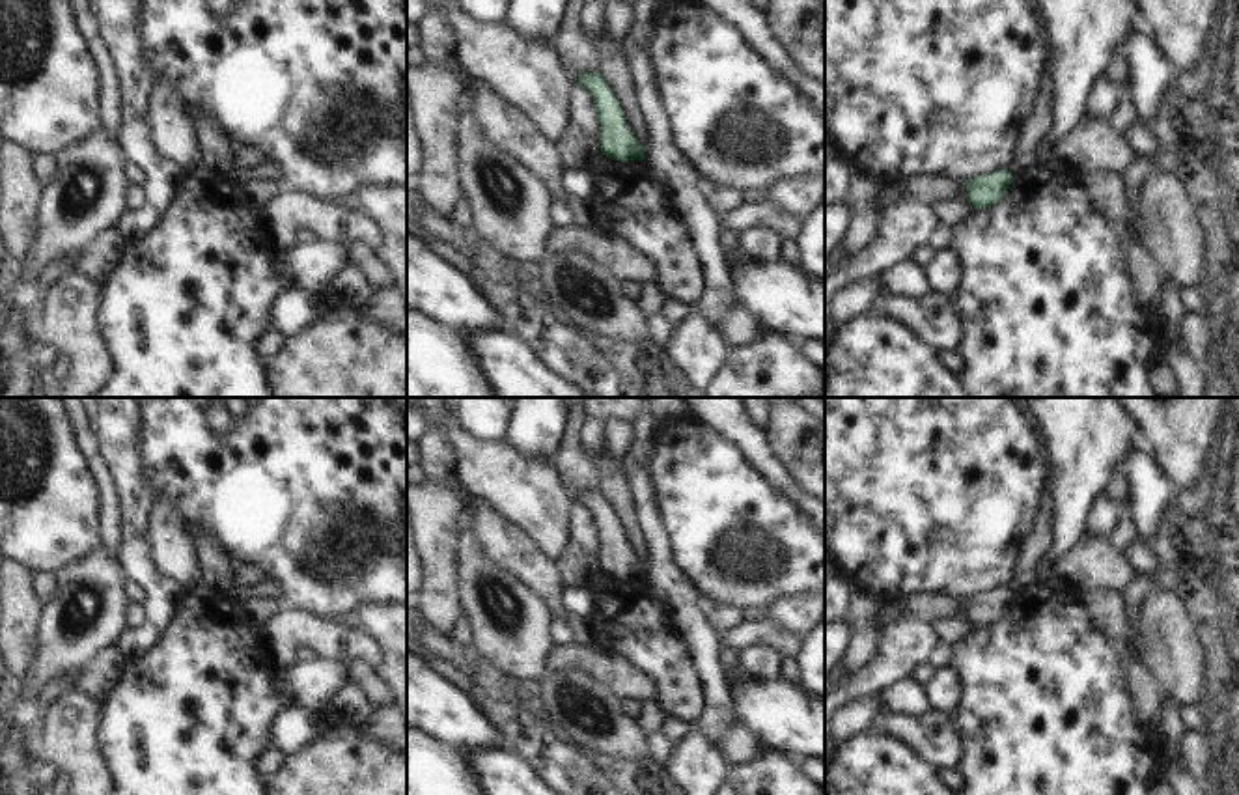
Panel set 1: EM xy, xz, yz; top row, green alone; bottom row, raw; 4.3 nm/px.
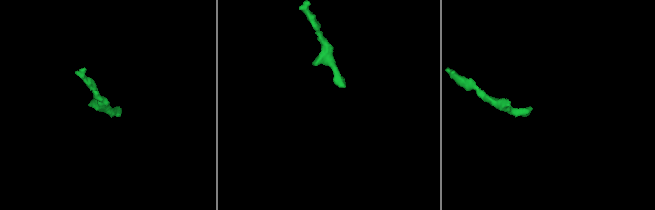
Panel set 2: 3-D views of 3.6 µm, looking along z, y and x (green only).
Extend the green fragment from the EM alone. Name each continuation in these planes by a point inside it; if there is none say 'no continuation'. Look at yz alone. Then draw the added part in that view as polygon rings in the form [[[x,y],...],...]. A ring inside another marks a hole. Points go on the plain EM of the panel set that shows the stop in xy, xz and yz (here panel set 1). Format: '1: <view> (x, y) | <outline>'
no continuation

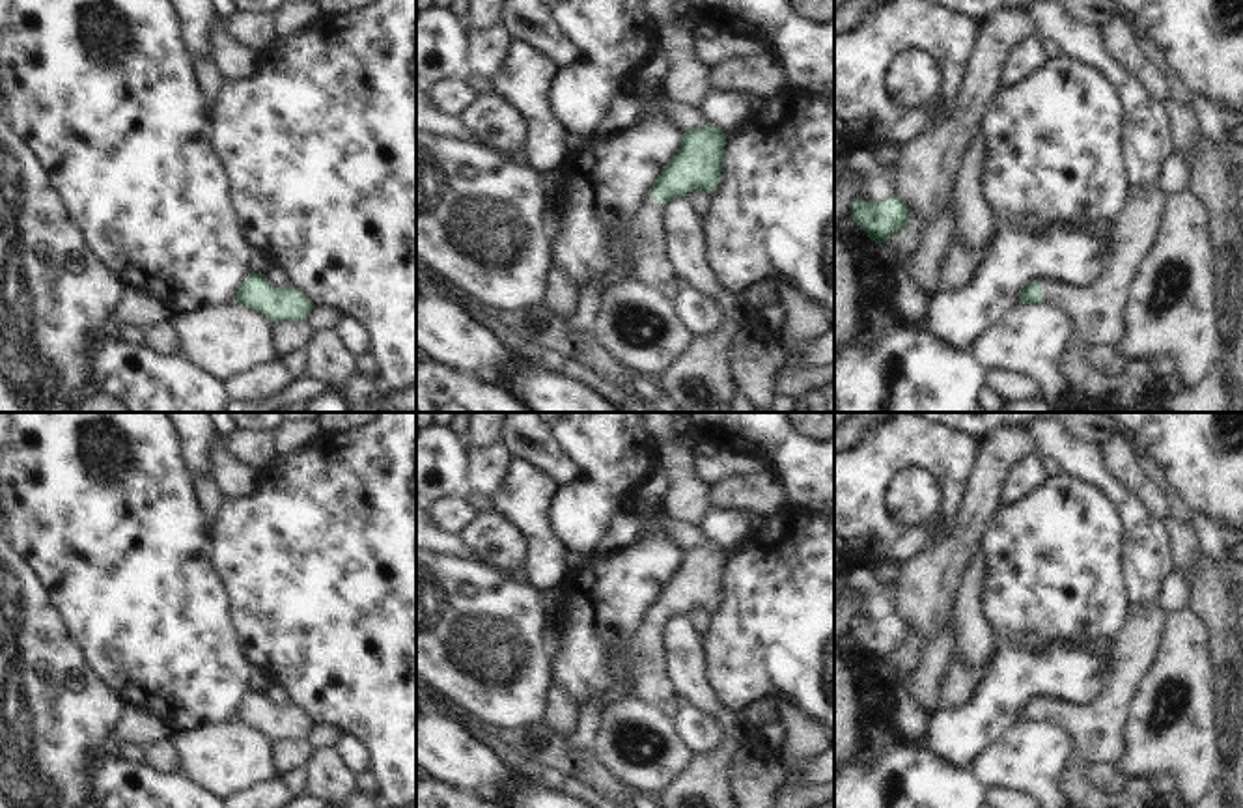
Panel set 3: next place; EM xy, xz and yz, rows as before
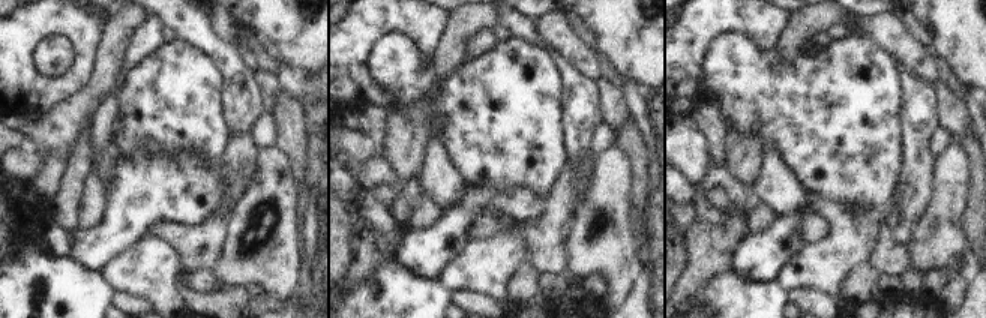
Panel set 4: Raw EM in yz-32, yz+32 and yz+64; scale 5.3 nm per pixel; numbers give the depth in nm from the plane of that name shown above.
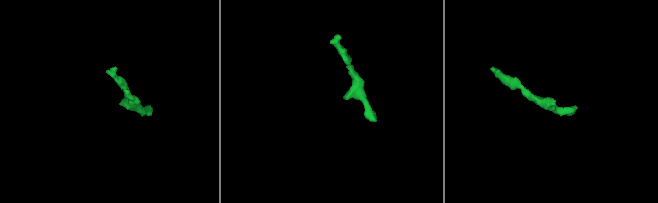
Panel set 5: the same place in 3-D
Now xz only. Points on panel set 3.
1: xz (650, 682) | [[[646,614],[629,636],[631,649],[642,657],[633,668],[633,696],[655,707],[676,696],[663,661],[663,627],[664,621]]]

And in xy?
no continuation

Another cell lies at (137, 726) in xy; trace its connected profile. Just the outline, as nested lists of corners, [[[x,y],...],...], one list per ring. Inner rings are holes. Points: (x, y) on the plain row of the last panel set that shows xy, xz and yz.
[[[125,707],[112,730],[110,746],[118,743],[133,743],[142,748],[159,741],[168,741],[170,728],[151,713],[140,707]]]

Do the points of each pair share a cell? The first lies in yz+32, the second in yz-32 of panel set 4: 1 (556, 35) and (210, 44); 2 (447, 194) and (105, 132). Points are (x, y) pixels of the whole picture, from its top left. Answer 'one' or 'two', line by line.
1: two
2: one

